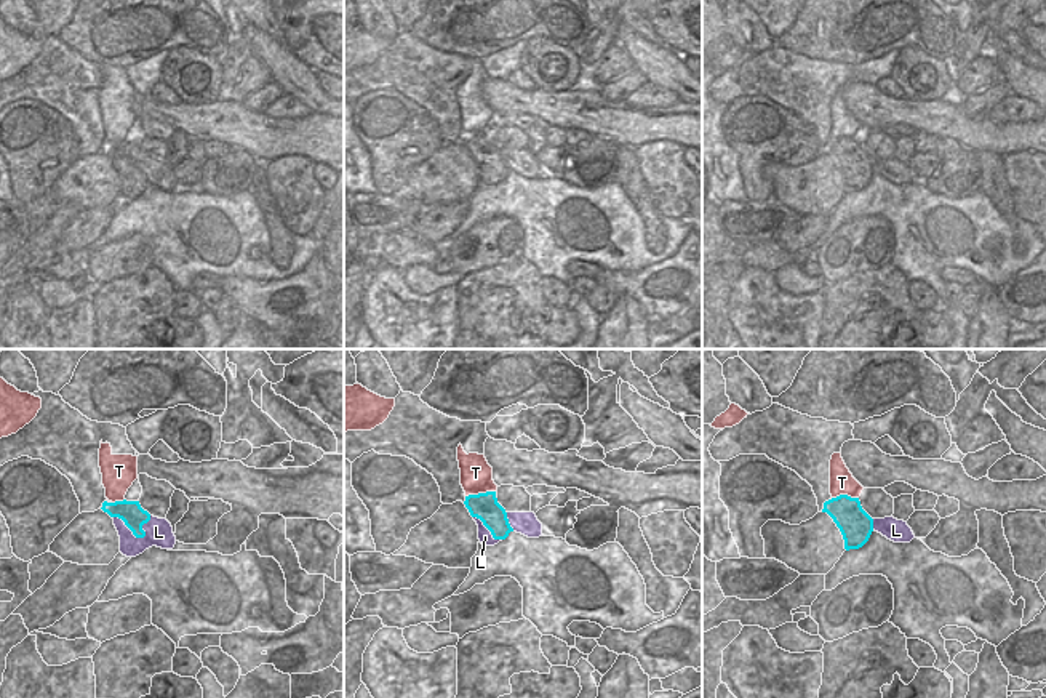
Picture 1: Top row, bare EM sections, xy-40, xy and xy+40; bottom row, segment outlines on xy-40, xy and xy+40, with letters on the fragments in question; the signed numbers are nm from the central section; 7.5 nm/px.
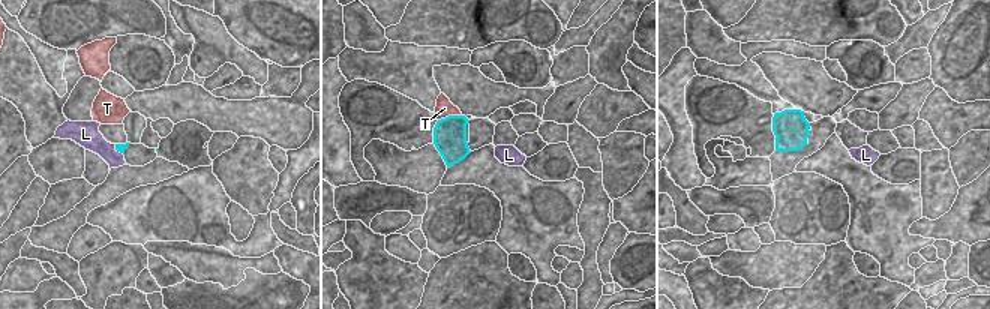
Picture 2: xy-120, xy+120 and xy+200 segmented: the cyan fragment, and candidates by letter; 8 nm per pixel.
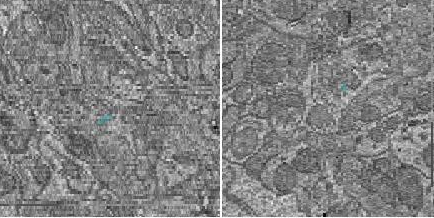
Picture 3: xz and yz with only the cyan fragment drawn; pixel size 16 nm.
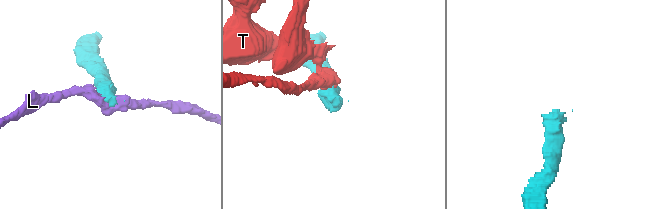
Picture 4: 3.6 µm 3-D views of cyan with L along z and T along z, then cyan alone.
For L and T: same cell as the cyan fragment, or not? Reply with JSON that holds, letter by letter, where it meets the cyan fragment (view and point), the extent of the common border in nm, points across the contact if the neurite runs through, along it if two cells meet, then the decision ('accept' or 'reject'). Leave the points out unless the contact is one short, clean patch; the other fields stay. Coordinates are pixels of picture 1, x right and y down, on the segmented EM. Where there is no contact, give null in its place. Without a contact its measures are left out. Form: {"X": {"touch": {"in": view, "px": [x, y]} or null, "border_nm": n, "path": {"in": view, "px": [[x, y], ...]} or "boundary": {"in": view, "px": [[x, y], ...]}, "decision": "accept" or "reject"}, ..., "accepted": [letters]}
{"L": {"touch": {"in": "xy-40", "px": [128, 527]}, "border_nm": 300, "decision": "reject"}, "T": {"touch": {"in": "xy", "px": [480, 493]}, "border_nm": 240, "boundary": {"in": "xy", "px": [[495, 490], [466, 497]]}, "decision": "reject"}, "accepted": []}

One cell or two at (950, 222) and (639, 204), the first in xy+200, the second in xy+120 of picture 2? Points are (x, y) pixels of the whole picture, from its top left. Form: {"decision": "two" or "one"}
{"decision": "one"}

